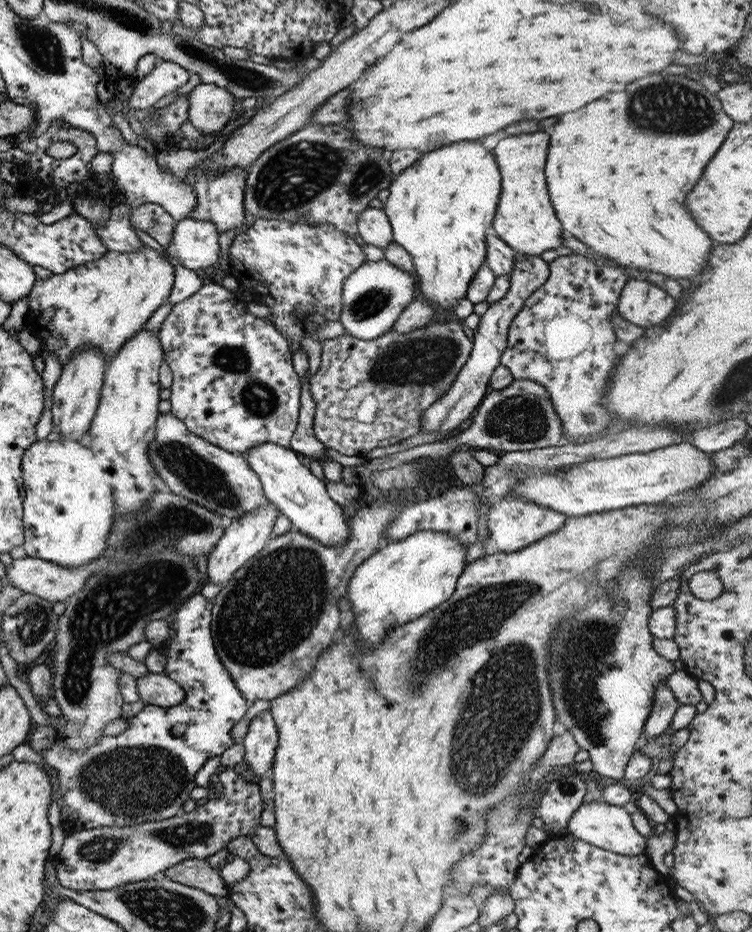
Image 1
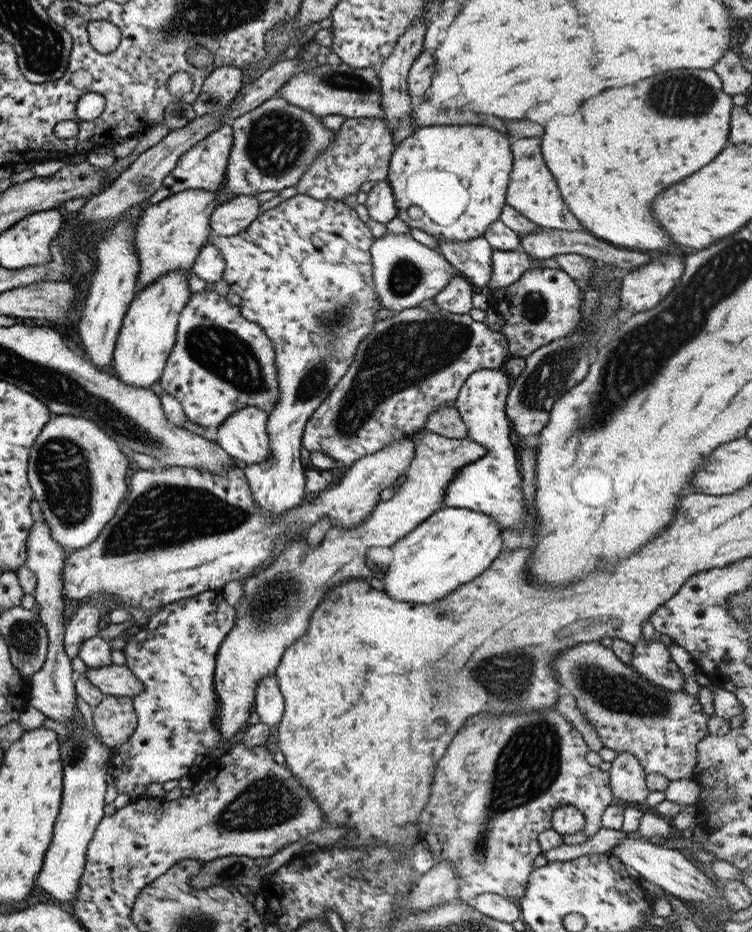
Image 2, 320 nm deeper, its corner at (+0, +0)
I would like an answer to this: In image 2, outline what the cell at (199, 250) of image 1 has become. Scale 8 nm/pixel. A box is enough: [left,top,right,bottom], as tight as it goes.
[209,195,259,236]

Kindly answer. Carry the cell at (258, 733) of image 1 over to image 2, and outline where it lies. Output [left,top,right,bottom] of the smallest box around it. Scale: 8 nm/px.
[252,677,284,727]

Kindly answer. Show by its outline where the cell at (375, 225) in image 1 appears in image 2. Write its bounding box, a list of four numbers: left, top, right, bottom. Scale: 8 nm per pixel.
[364,180,397,225]

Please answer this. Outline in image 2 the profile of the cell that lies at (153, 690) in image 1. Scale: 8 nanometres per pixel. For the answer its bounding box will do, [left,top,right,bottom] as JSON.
[81,665,143,698]

